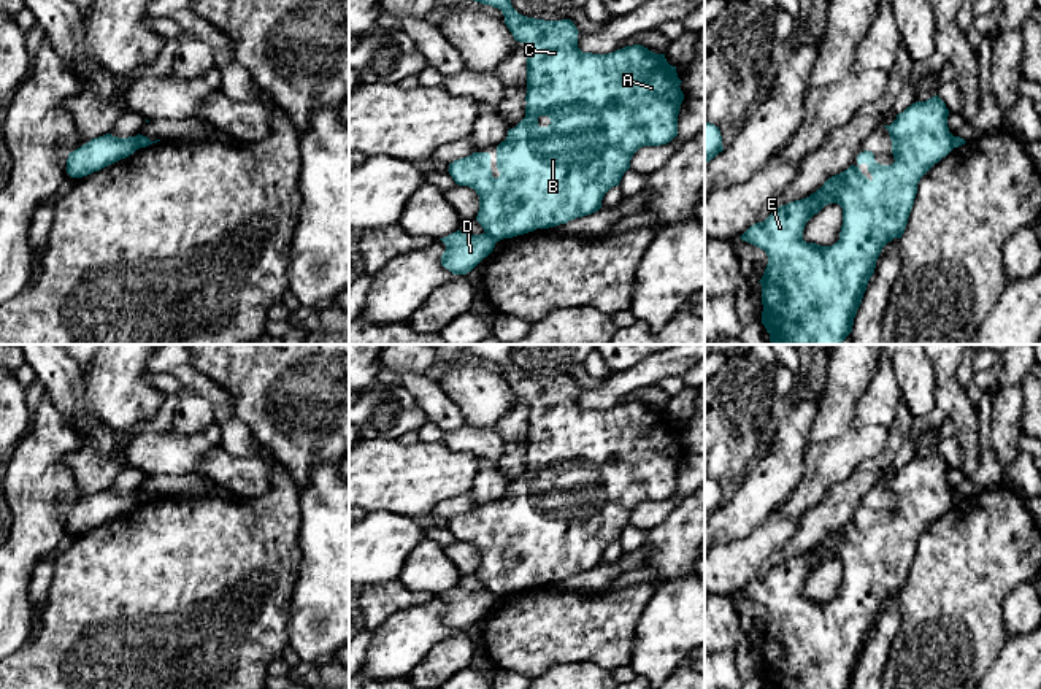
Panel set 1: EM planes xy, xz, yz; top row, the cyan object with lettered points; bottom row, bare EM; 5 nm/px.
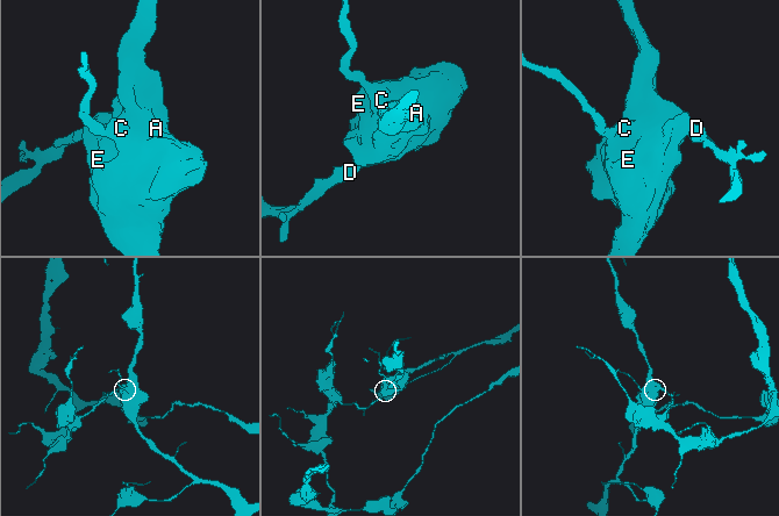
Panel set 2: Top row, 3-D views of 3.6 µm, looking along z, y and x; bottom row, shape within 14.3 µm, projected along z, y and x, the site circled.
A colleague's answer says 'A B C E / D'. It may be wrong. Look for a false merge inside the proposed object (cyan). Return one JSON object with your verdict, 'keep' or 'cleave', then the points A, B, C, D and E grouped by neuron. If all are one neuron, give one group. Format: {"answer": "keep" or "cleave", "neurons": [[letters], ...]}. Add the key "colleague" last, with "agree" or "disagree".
{"answer": "cleave", "neurons": [["A", "B", "C", "E"], ["D"]], "colleague": "agree"}

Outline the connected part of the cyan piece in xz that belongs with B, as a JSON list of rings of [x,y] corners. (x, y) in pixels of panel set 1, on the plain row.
[[[465,344],[467,356],[498,364],[514,395],[528,403],[525,473],[497,502],[498,533],[492,532],[489,508],[454,516],[448,525],[455,540],[476,546],[476,576],[497,597],[598,567],[605,549],[619,541],[640,503],[666,500],[678,492],[684,456],[682,437],[665,410],[641,400],[603,411],[582,408],[573,376],[522,371],[513,364],[509,348]]]

